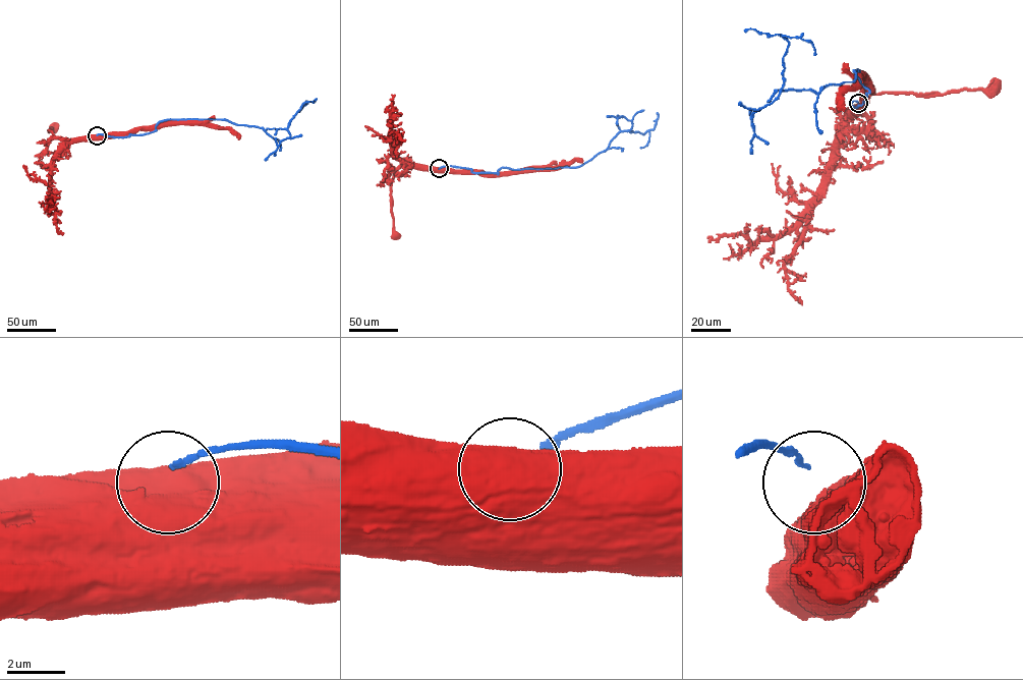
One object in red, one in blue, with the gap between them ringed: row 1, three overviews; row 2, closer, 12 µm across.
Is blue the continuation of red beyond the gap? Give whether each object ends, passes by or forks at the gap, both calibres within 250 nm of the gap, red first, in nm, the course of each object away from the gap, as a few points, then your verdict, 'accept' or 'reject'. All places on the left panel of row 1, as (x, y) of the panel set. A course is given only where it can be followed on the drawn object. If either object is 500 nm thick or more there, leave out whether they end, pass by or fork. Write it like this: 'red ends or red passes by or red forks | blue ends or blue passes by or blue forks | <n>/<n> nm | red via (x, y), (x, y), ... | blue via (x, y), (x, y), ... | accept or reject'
1050/170 nm | red via (97, 135), (77, 140) | blue via (97, 134), (144, 134), (170, 119), (286, 128), (307, 102), (298, 111) | reject

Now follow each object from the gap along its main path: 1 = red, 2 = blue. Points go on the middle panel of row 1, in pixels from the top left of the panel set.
1: (439, 169), (419, 167)
2: (439, 168), (498, 174), (502, 167), (575, 167), (604, 152), (620, 131), (648, 130), (647, 144), (640, 148)

